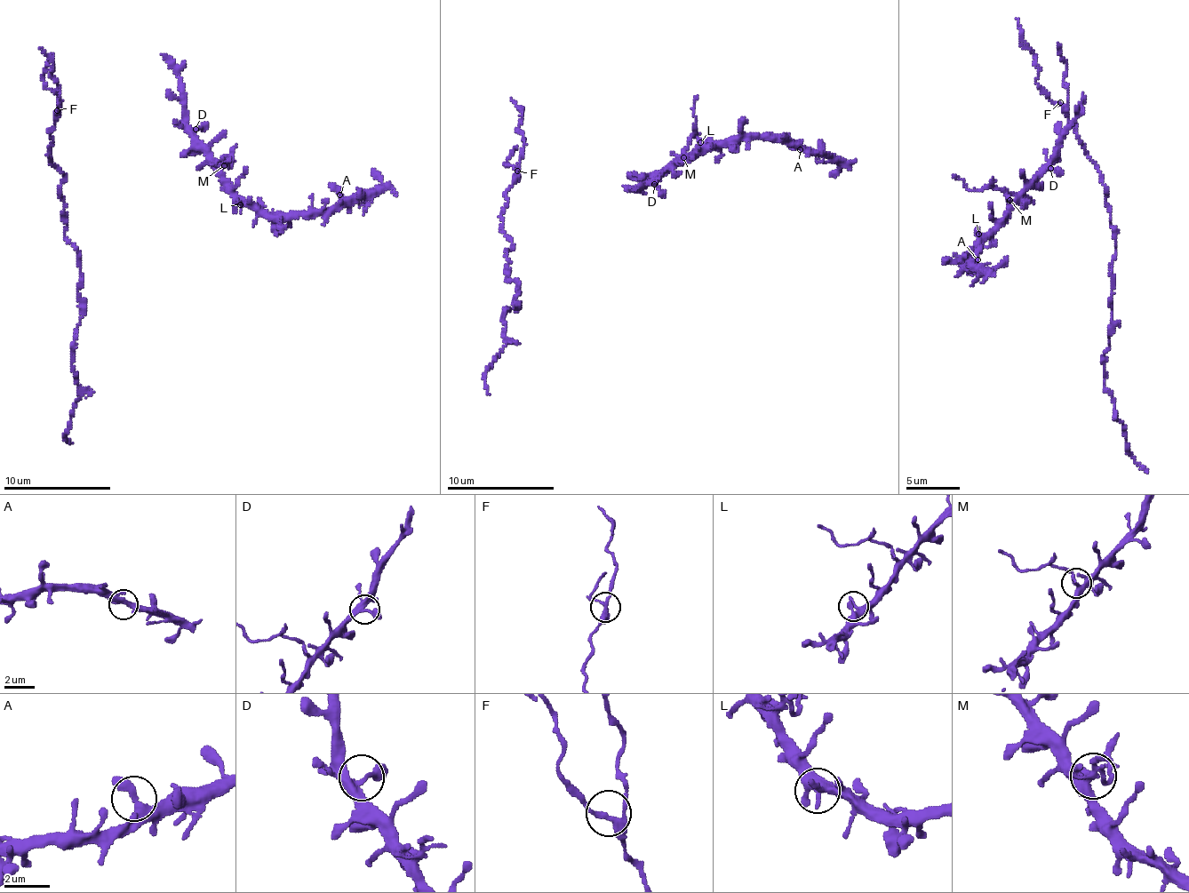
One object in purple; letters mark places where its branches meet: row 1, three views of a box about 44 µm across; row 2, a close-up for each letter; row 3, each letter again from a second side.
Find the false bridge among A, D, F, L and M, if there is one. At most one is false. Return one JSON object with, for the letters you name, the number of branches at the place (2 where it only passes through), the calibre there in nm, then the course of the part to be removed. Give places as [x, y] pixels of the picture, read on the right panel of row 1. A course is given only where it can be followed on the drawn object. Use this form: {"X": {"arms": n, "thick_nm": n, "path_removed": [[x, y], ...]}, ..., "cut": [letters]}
{"M": {"arms": 4, "thick_nm": 240, "path_removed": [[1009, 201], [990, 187], [969, 190], [953, 175]]}, "cut": ["M"]}

